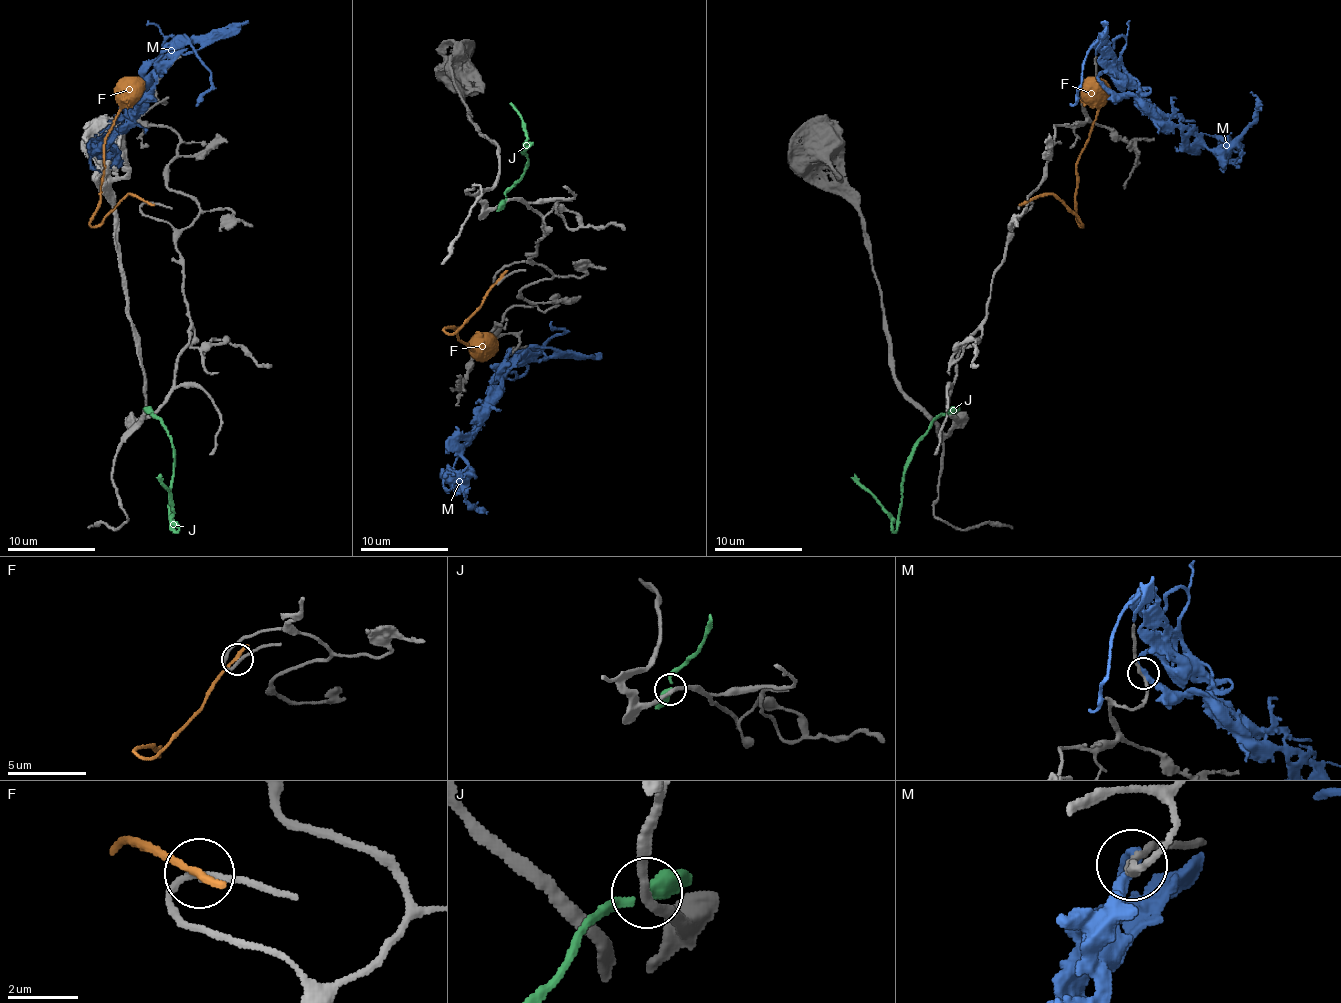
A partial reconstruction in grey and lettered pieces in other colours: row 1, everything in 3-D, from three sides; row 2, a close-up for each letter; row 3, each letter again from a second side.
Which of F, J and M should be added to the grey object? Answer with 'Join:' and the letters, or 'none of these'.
Join: M

